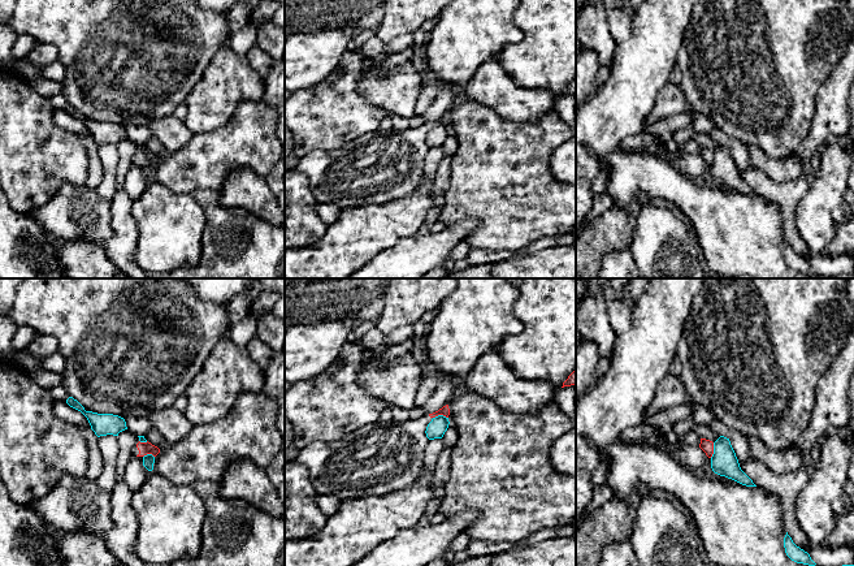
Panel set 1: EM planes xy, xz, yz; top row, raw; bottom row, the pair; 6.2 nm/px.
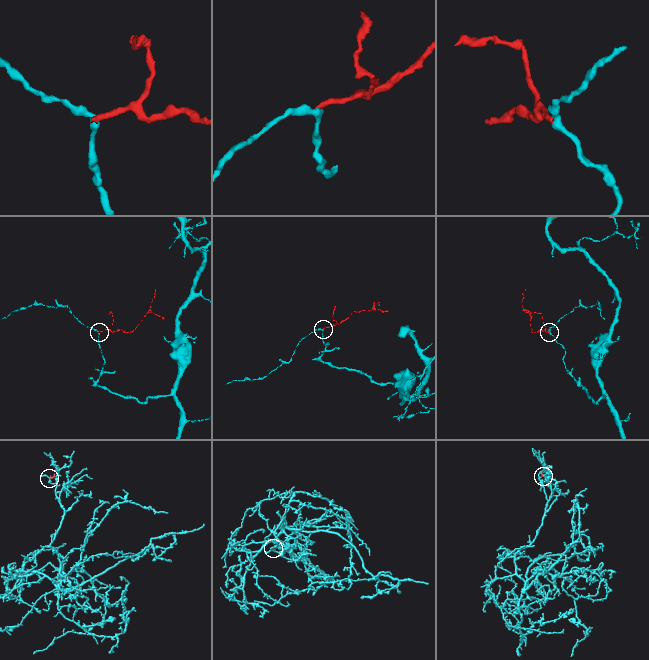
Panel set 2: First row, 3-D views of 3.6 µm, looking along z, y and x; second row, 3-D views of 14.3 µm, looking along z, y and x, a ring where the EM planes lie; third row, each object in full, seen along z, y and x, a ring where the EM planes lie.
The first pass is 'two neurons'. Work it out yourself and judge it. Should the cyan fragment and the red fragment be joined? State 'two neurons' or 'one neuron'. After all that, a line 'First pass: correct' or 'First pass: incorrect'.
two neurons
First pass: correct

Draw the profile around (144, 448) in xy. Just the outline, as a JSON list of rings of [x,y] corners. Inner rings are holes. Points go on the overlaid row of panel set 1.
[[[138,442],[136,448],[139,450],[139,454],[136,457],[144,457],[147,454],[152,454],[153,457],[156,457],[160,453],[160,449],[155,445],[152,445],[151,442]]]

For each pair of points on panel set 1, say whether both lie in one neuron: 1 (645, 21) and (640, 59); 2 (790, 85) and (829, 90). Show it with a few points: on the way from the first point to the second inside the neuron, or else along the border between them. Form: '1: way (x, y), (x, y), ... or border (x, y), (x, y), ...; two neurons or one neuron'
1: way (645, 30), (645, 50); one neuron
2: border (837, 63), (831, 77), (816, 94), (813, 119); two neurons

